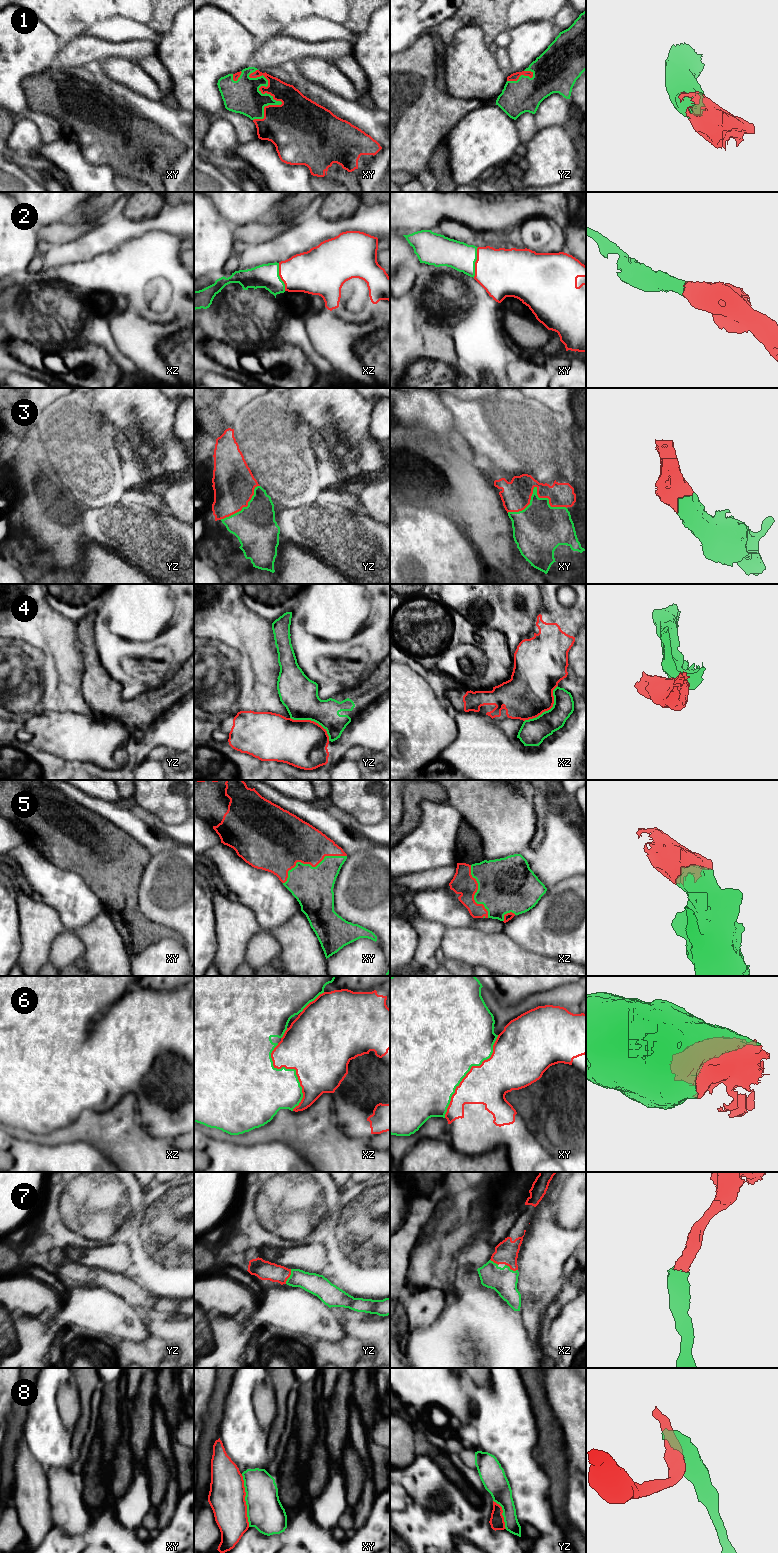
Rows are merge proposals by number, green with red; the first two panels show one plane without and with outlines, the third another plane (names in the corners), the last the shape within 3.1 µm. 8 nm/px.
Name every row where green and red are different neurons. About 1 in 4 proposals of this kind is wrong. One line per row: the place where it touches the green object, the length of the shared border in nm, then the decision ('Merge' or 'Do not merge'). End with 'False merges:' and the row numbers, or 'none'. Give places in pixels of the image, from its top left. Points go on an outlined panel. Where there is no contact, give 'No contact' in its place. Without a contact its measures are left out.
1: Touches green at xy (268, 94). Shared border 420 nm. Merge
2: Touches green at xy (475, 261). Shared border 260 nm. Merge
3: Touches green at xy (536, 488). Shared border 480 nm. Merge
4: Touches green at xz (548, 710). Shared border 400 nm. Do not merge
5: Touches green at xy (310, 865). Shared border 550 nm. Merge
6: Touches green at xy (468, 1071). Shared border 800 nm. Merge
7: Touches green at yz (290, 1276). Shared border 130 nm. Merge
8: Touches green at xy (245, 1500). Shared border 420 nm. Do not merge
False merges: 4, 8

